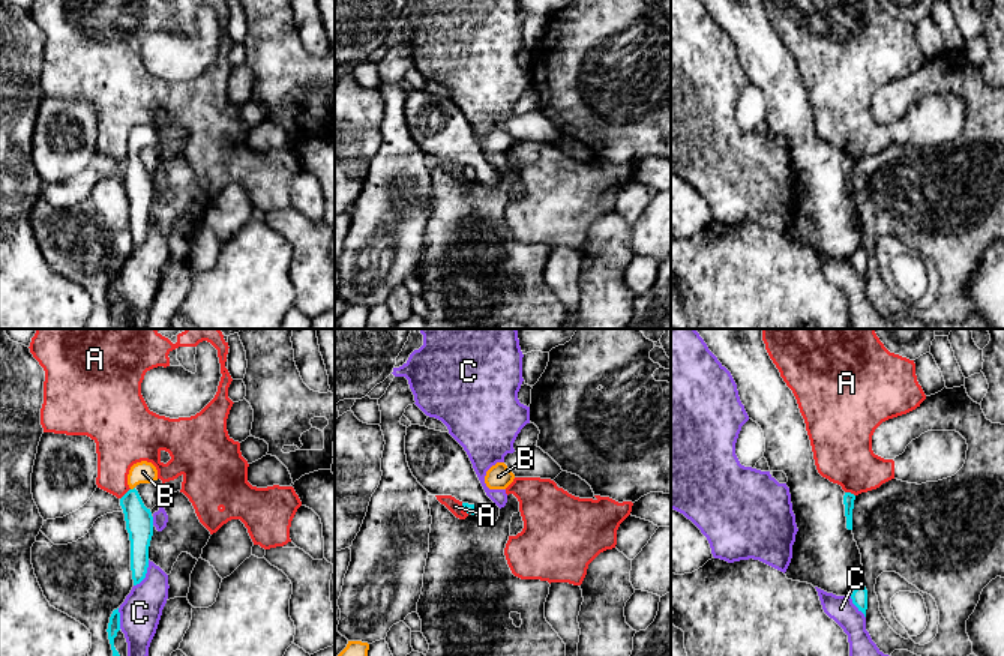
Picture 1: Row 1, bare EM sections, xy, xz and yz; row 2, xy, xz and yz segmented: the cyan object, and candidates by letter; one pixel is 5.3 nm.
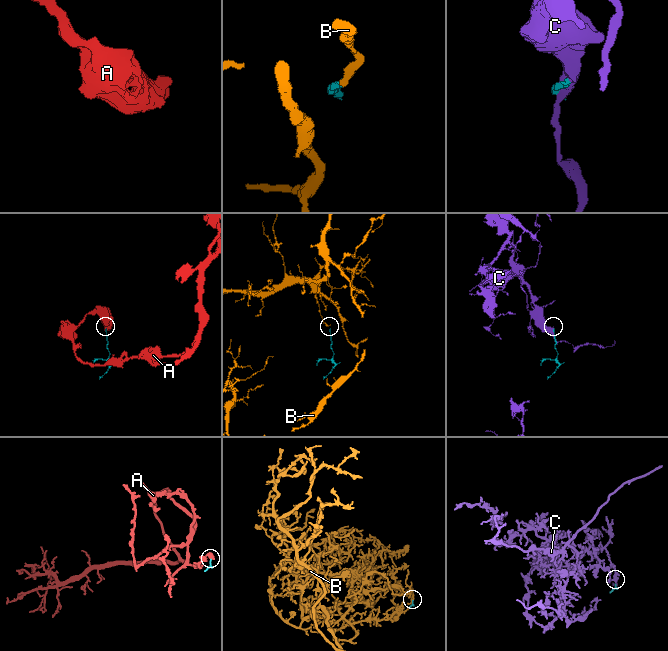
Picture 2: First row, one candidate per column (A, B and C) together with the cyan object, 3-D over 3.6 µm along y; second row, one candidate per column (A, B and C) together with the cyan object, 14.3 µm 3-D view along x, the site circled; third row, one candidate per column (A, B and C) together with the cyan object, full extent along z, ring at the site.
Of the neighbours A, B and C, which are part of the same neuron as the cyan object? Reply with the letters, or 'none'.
B

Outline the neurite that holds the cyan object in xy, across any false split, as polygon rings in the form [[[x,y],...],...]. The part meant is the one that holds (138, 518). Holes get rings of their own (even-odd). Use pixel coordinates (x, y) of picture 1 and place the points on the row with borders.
[[[141,461],[131,467],[128,474],[129,491],[120,498],[126,530],[131,540],[131,570],[134,585],[140,584],[149,567],[149,546],[153,536],[153,516],[135,489],[140,483],[158,480],[158,470],[152,462]]]

